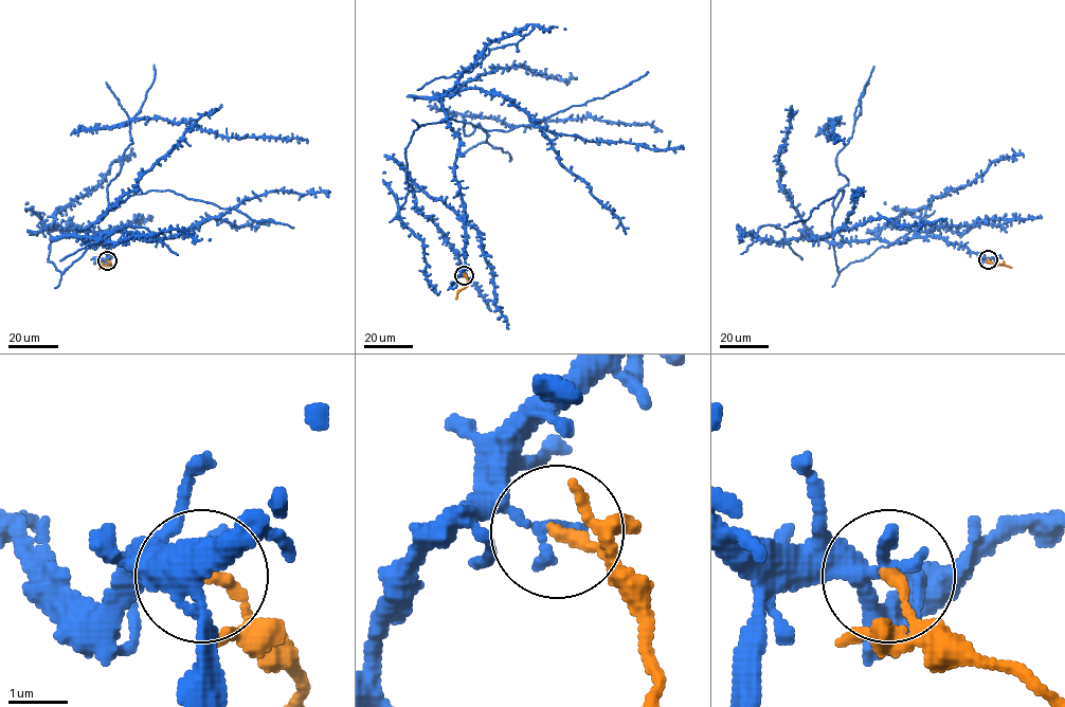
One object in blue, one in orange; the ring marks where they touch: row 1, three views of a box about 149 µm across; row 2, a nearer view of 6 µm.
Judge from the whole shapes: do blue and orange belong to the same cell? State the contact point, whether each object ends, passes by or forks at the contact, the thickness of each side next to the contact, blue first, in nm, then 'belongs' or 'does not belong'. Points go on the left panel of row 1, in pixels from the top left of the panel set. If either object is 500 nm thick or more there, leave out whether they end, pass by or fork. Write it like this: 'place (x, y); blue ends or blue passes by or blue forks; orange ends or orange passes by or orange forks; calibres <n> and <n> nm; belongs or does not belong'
place (107, 260); blue ends; orange ends; calibres 280 and 200 nm; does not belong

